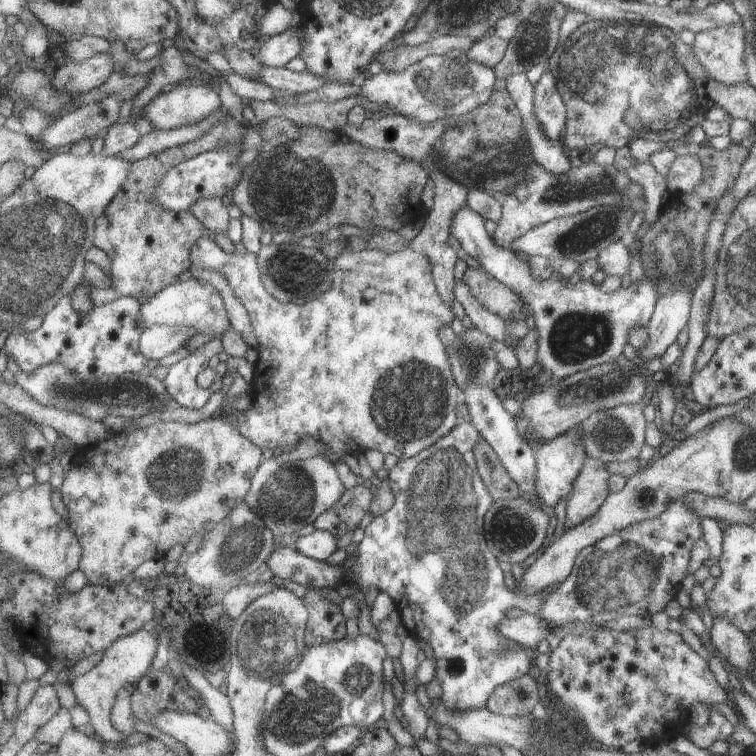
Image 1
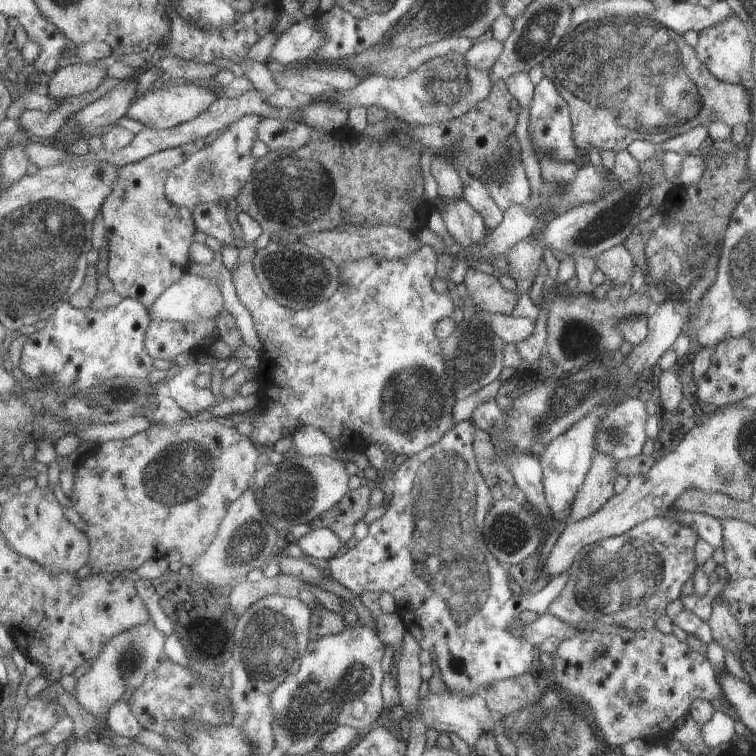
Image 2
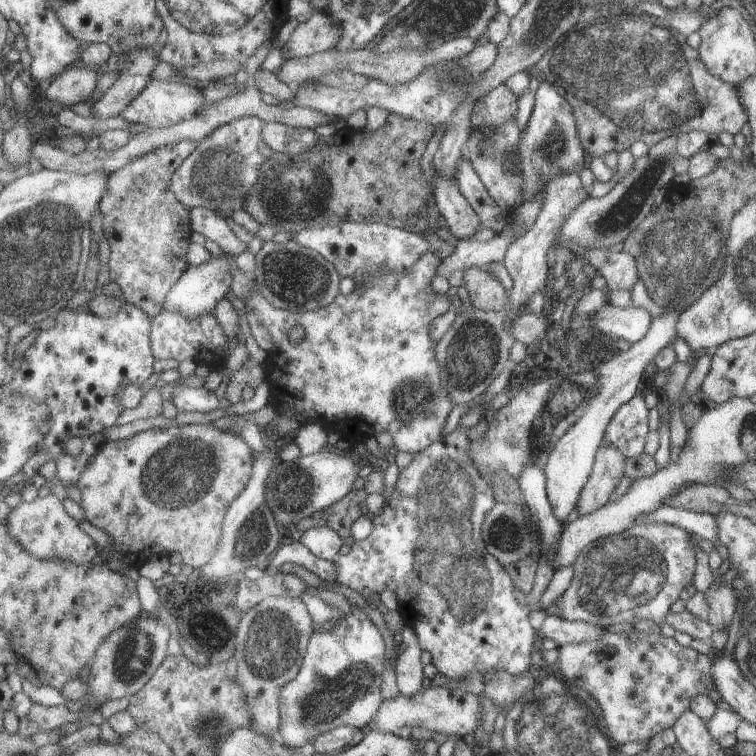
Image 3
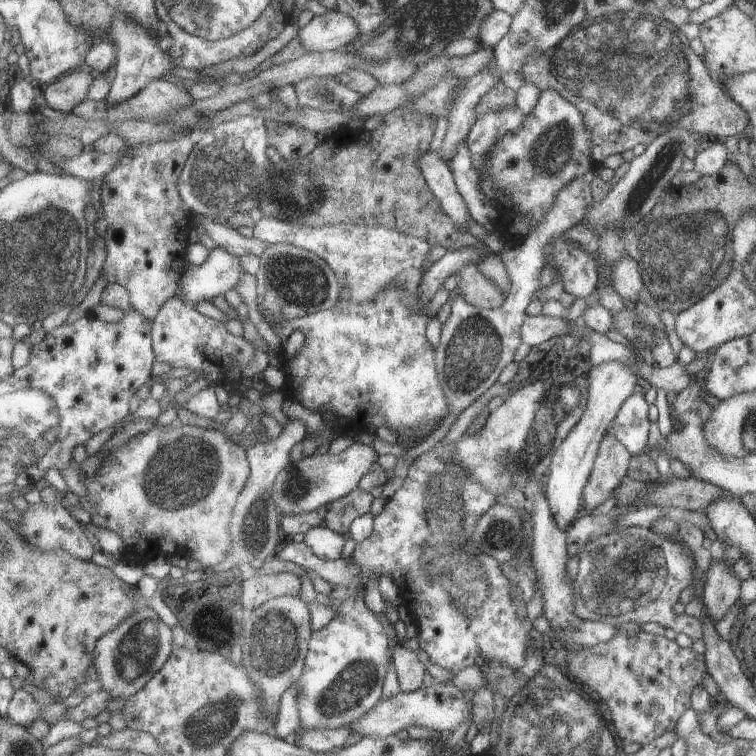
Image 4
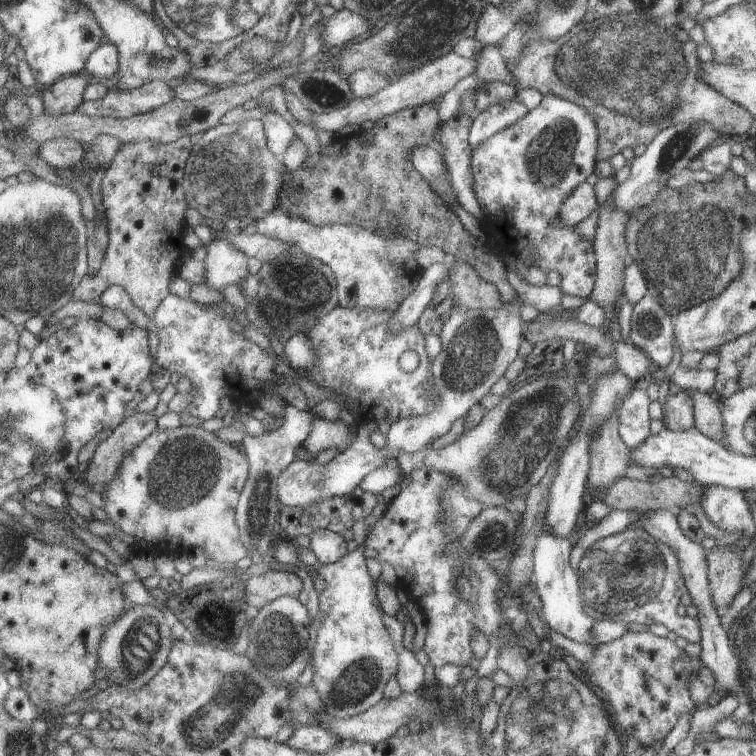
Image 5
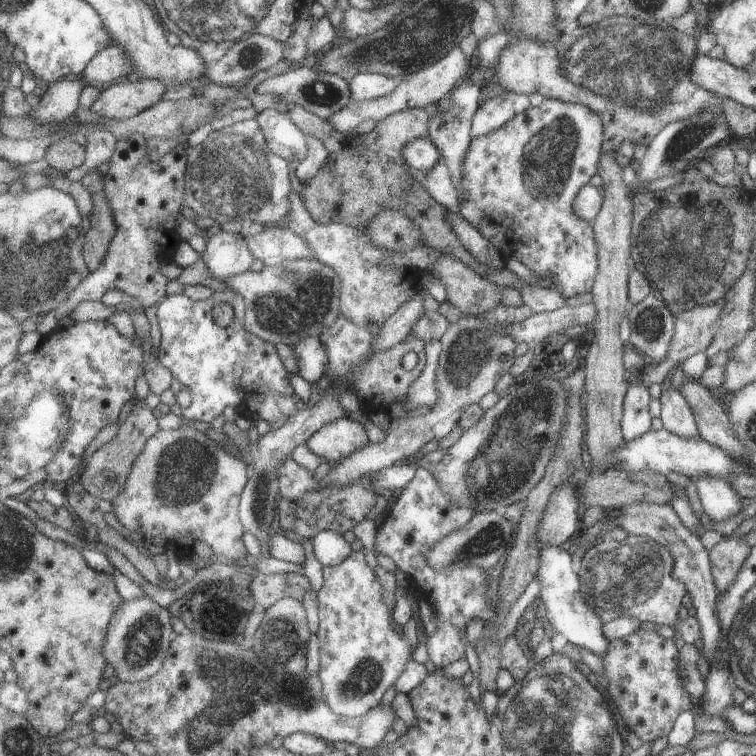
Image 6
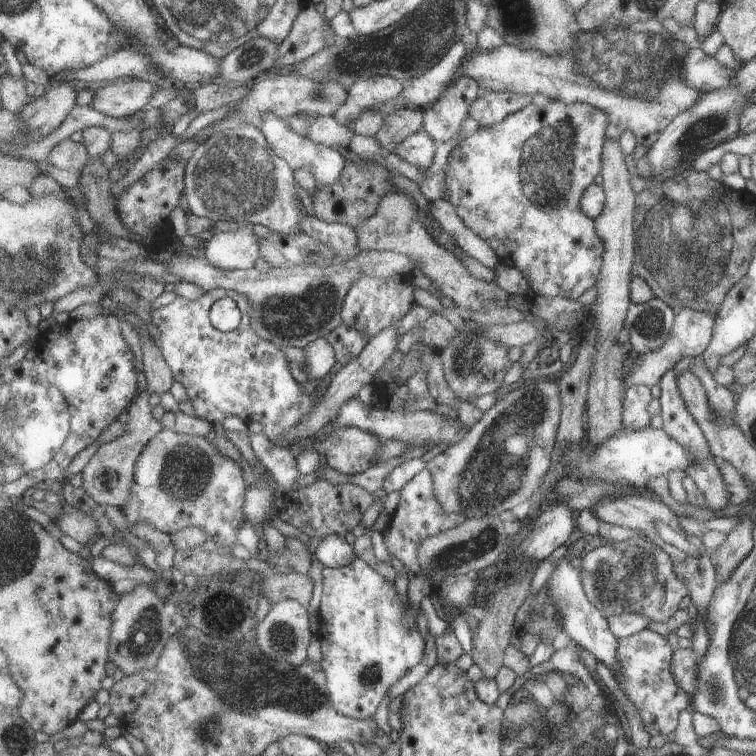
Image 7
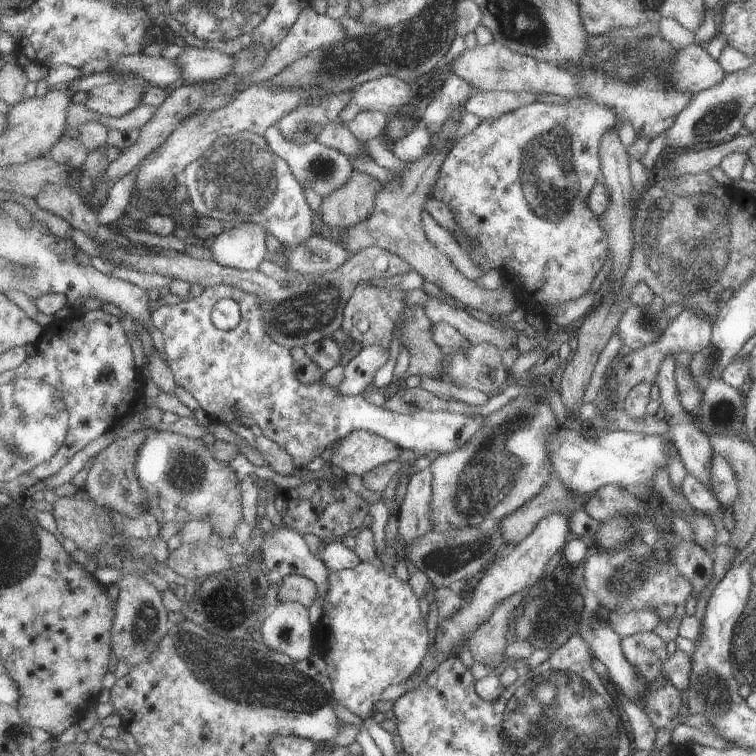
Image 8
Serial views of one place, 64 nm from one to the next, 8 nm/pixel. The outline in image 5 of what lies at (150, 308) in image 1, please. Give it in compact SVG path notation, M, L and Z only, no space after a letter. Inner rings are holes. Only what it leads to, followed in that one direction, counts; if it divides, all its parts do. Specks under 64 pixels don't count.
M214 237L207 245L204 258L206 285L212 289L238 285L248 274L249 256L222 237Z

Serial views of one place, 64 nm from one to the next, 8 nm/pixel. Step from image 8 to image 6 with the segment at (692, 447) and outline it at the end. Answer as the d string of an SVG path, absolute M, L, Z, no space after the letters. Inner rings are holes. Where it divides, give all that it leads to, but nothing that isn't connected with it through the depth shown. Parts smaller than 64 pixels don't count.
M661 383L661 420L663 428L681 437L701 438L698 422L687 398L672 385ZM704 475L694 482L702 508L712 521L728 520L742 510L742 499L724 479Z

